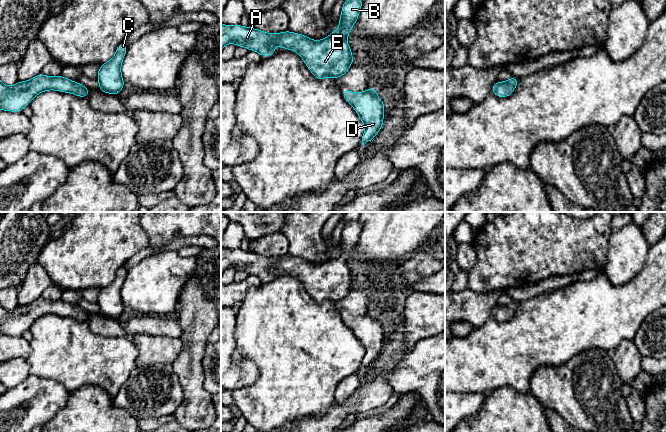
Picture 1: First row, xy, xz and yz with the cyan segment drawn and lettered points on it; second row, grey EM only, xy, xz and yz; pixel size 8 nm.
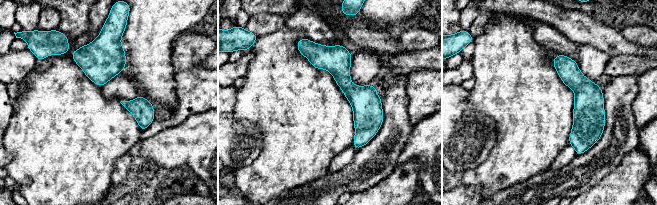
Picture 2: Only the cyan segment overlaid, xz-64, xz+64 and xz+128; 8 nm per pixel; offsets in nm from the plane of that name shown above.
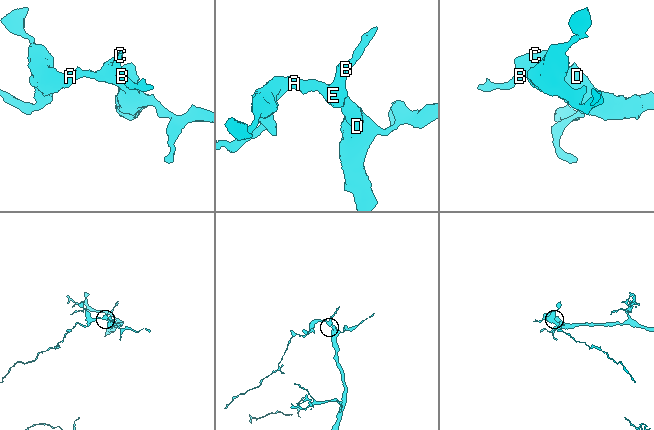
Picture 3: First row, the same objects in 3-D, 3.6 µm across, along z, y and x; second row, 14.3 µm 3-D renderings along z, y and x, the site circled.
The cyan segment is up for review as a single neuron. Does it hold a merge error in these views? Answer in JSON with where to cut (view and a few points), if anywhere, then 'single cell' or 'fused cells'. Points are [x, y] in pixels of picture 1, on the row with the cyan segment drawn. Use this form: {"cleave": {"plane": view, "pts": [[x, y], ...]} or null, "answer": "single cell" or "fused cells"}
{"cleave": null, "answer": "single cell"}

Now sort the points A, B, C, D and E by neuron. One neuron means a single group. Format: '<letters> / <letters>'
A B C D E

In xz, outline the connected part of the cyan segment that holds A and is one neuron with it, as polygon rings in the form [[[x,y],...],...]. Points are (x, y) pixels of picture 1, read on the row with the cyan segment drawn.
[[[345,0],[339,28],[320,41],[289,30],[282,33],[266,33],[241,24],[221,24],[221,51],[233,42],[236,47],[247,47],[265,57],[275,53],[276,50],[272,46],[274,44],[291,51],[296,50],[316,79],[336,79],[342,77],[354,62],[347,36],[358,19],[362,4],[362,0]]]

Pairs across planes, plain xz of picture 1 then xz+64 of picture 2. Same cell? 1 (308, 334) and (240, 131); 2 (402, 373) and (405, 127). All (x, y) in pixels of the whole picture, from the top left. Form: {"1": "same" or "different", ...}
{"1": "different", "2": "different"}

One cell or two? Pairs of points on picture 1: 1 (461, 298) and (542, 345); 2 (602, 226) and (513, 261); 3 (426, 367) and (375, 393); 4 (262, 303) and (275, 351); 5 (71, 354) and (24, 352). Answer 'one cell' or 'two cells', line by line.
1: two cells
2: one cell
3: two cells
4: one cell
5: two cells

